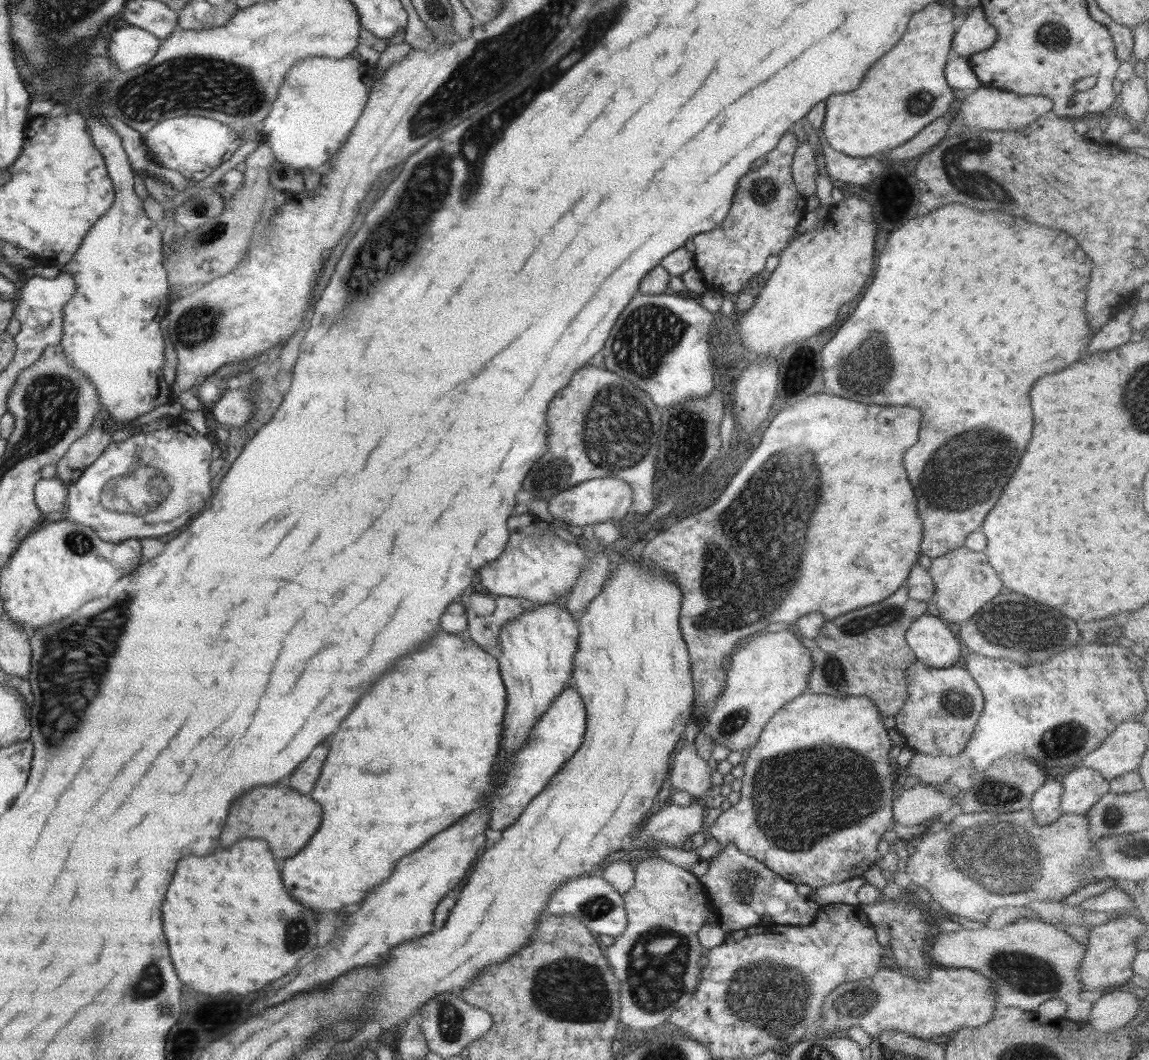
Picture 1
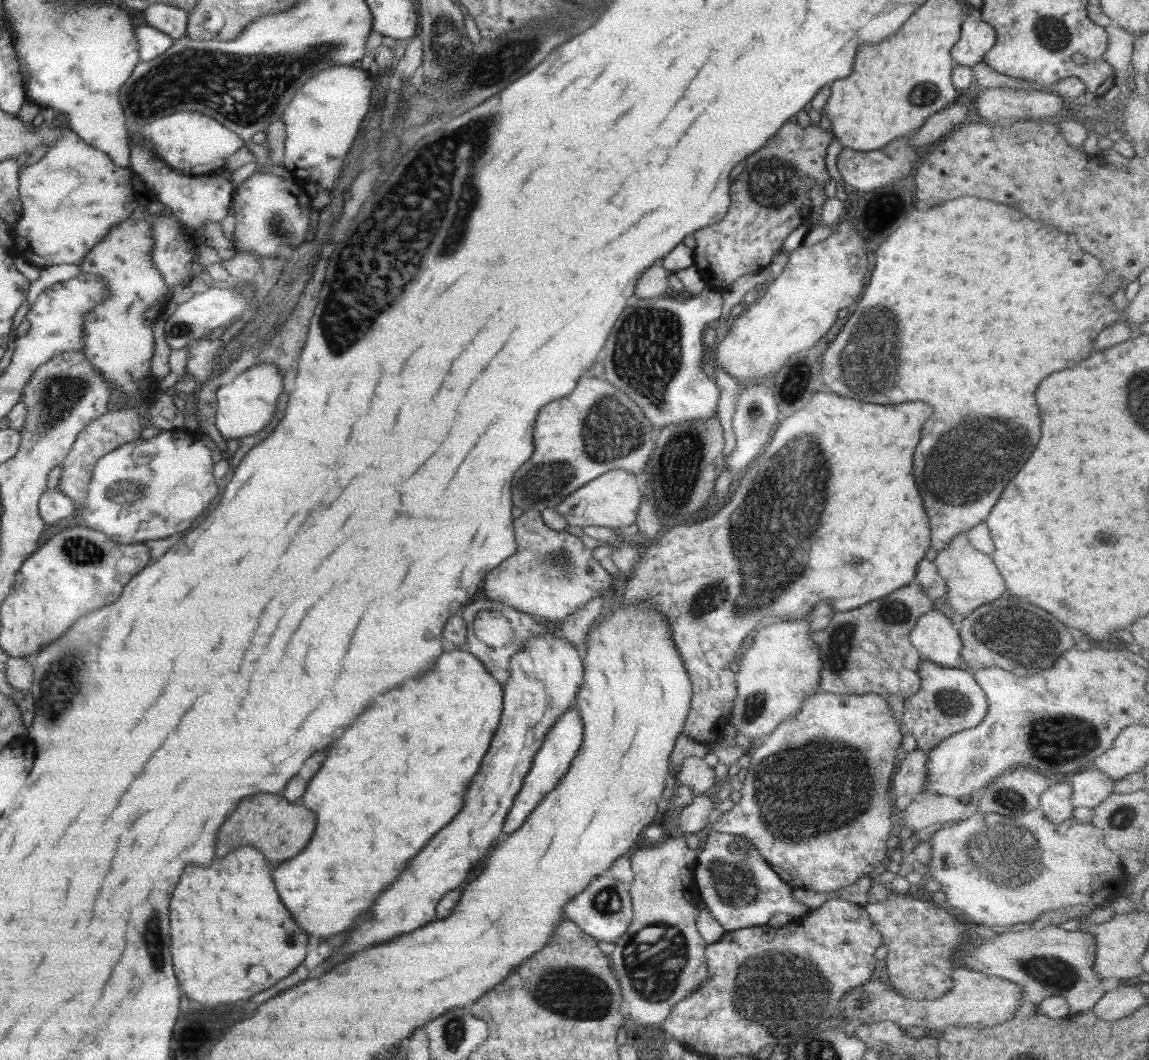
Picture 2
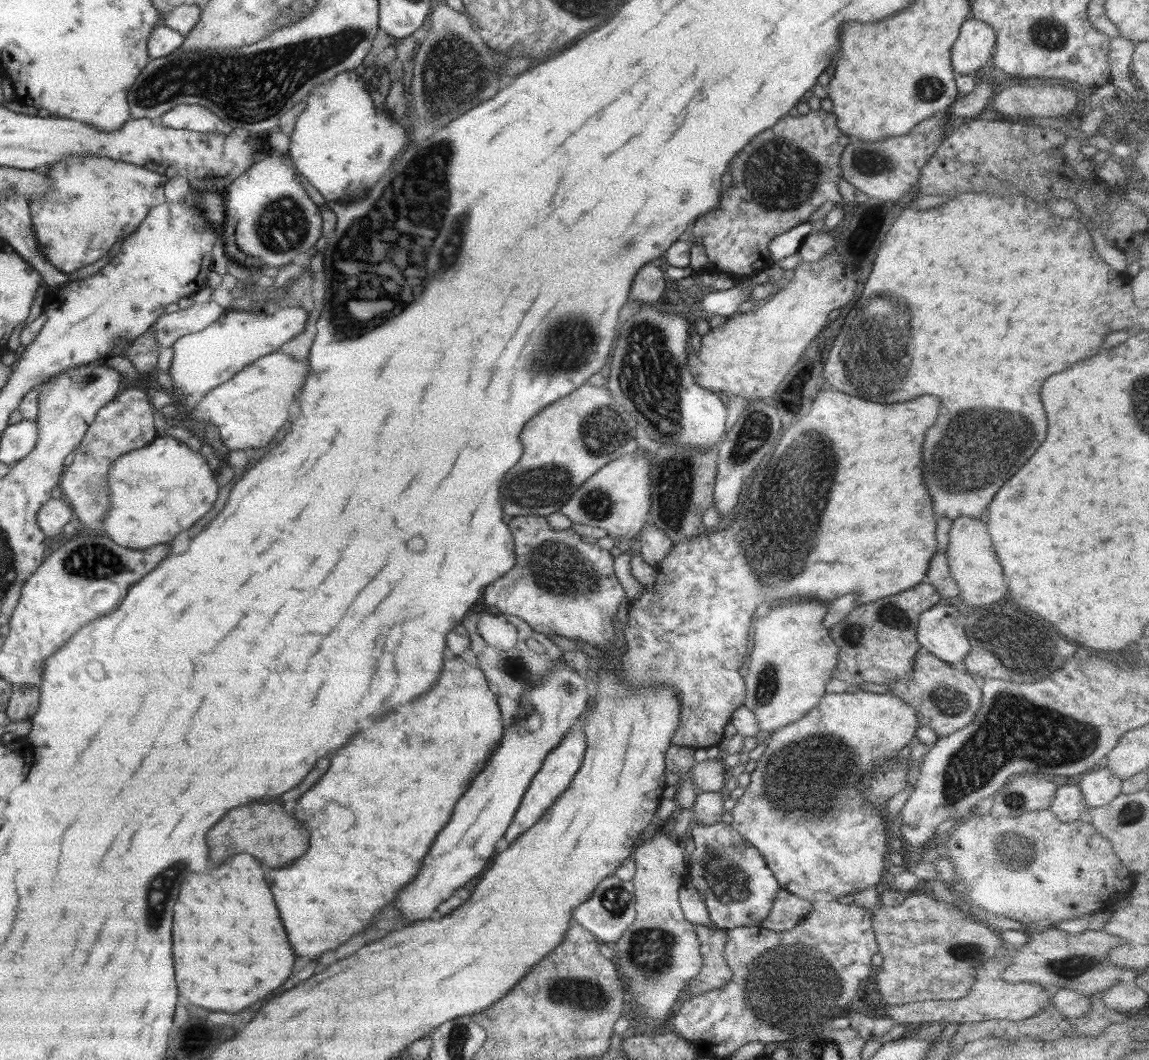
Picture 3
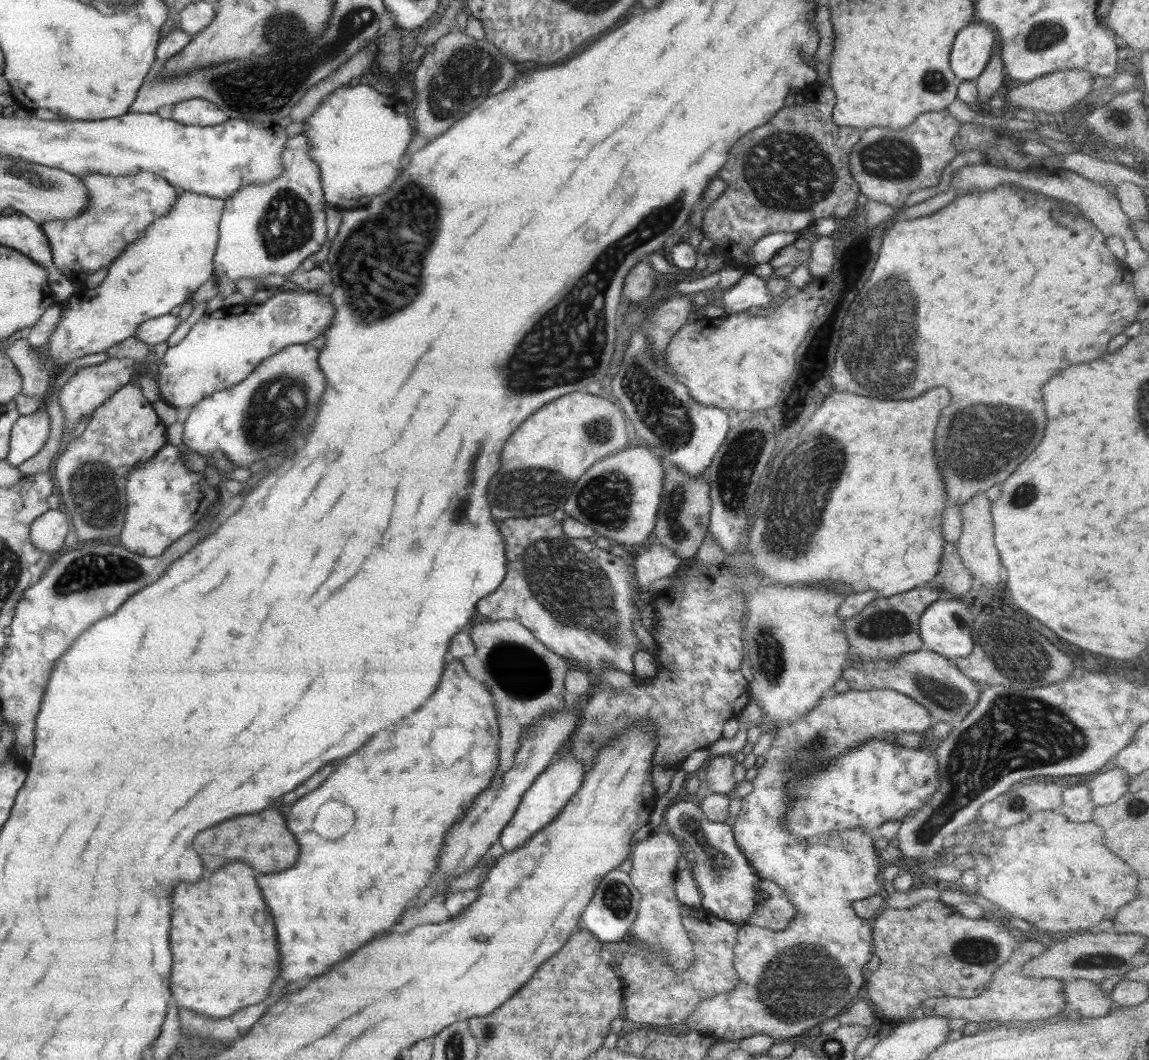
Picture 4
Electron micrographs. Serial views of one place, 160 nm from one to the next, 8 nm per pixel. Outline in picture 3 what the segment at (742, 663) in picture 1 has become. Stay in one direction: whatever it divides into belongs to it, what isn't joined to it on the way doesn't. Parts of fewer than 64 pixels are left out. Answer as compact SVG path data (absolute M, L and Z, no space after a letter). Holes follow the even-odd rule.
M790 599L782 606L774 606L768 616L754 622L754 646L750 654L749 673L744 676L746 694L744 706L750 708L758 721L760 730L772 733L800 720L809 710L816 707L824 696L826 684L832 679L838 664L838 645L823 625L828 603L816 600Z

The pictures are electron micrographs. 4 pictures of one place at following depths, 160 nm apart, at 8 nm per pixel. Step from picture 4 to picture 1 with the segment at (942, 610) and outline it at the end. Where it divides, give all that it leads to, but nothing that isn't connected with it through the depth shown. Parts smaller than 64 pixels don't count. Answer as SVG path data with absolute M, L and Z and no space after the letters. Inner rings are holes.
M937 614L919 616L905 639L917 660L934 668L954 667L960 656L960 640Z

